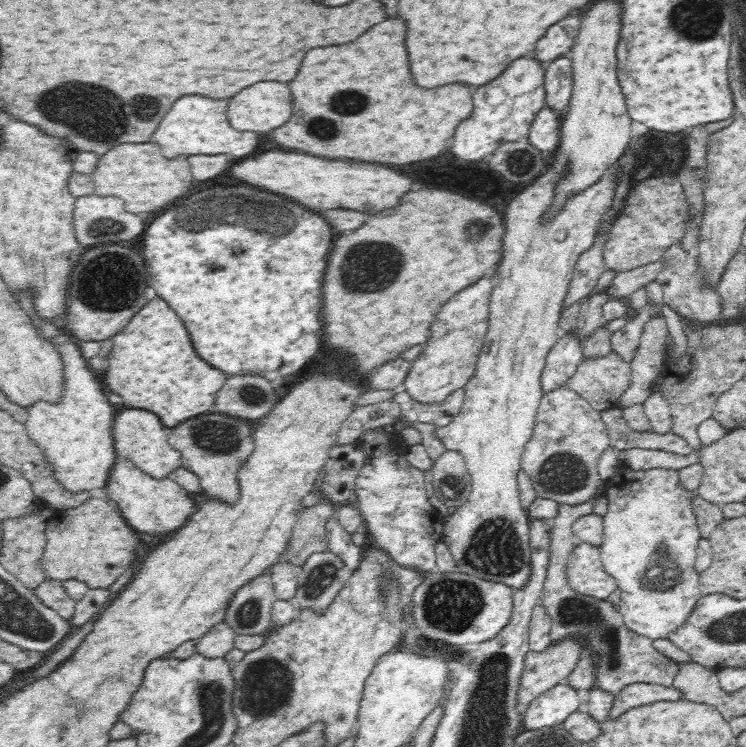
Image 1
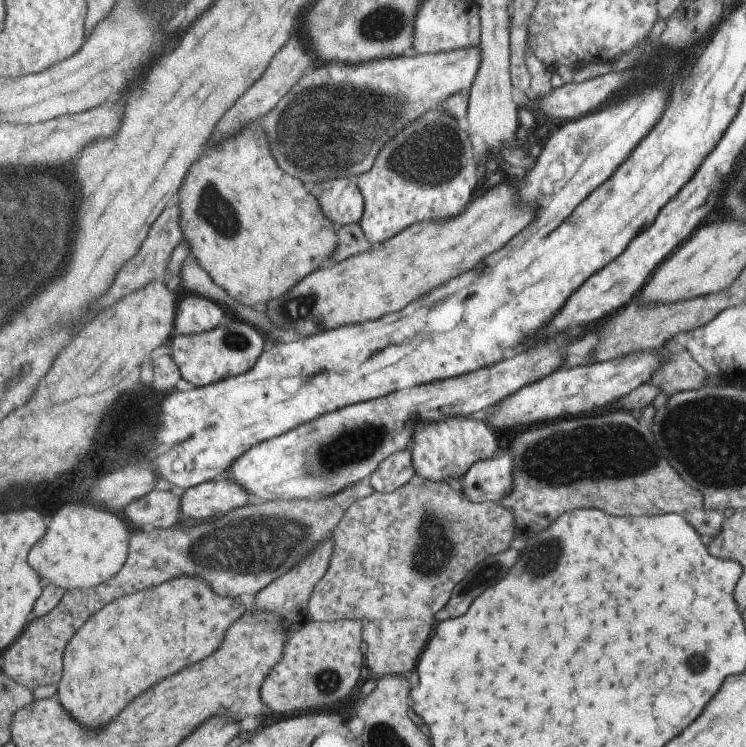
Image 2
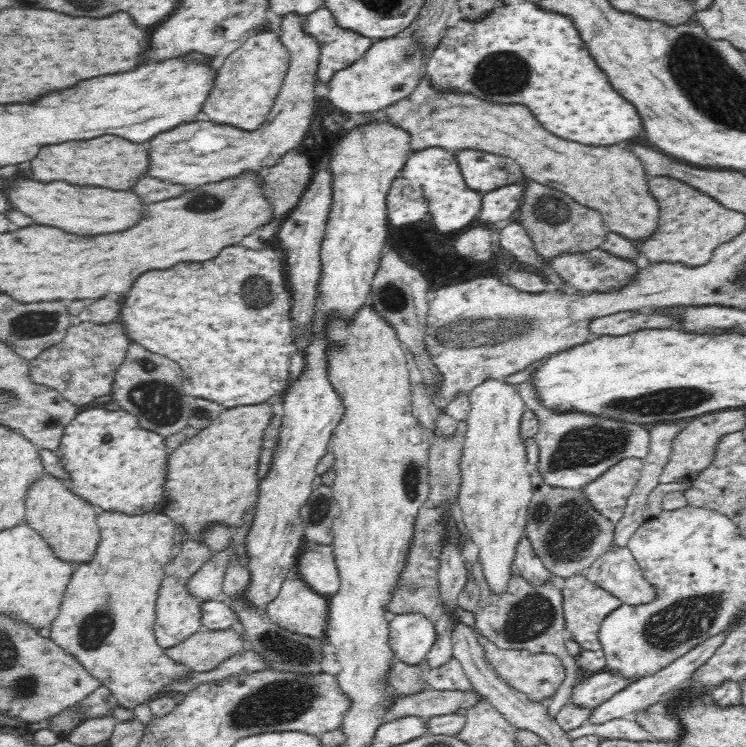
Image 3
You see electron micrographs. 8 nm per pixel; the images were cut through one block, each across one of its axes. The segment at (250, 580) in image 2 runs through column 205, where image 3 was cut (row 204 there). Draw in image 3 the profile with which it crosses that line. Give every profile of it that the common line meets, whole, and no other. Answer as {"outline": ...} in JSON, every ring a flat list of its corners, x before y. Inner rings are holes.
{"outline":[[528,180,524,182,524,186,526,192,524,192,524,202,520,206,520,220,528,236,532,238,534,252,542,260,542,266,552,264,556,256,574,256,574,254,598,250,606,242,610,230,606,228,600,212,584,208,568,194,548,188,540,182]]}

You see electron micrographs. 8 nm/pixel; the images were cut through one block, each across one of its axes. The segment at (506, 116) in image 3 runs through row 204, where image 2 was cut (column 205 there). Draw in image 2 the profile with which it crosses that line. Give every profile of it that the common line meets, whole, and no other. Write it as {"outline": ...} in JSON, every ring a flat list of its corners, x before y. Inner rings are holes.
{"outline":[[177,578,169,584,143,590,135,598,119,598,109,604,109,608,97,612,97,616,93,616,93,620,89,620,89,624,77,632,65,650,65,676,59,686,59,698,61,704,65,704,65,710,71,712,85,728,97,730,111,724,137,696,155,684,209,658,223,644,227,630,249,614,241,598,217,596,209,586,211,584,203,582,203,578]]}

